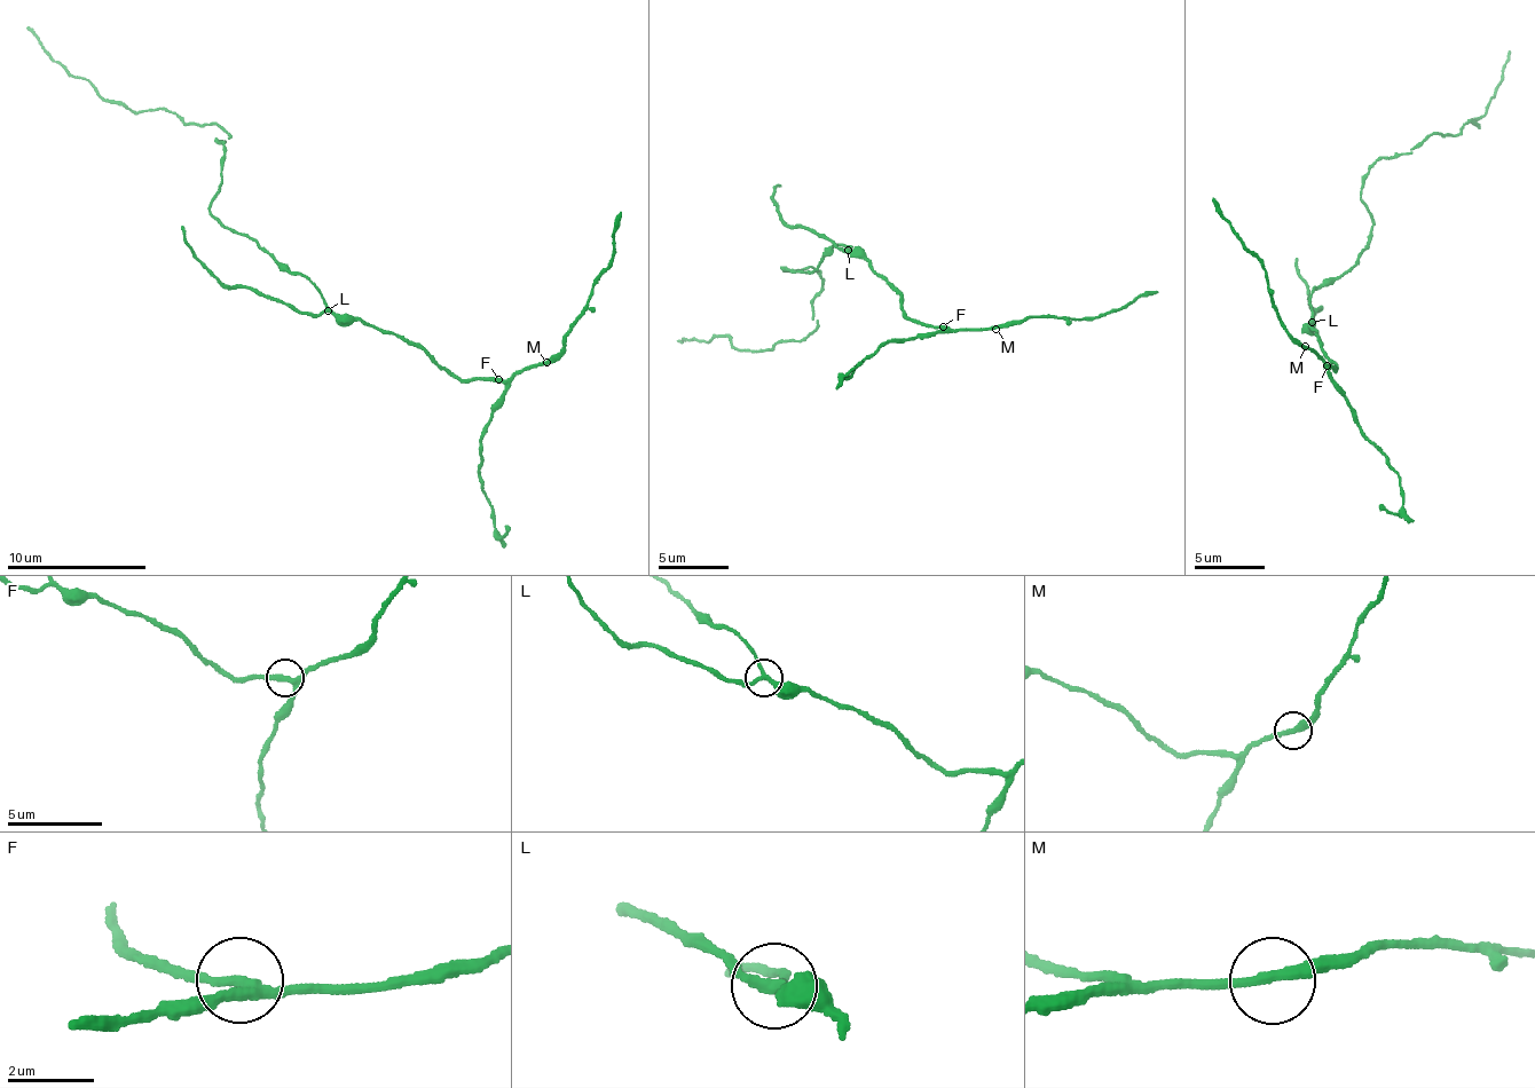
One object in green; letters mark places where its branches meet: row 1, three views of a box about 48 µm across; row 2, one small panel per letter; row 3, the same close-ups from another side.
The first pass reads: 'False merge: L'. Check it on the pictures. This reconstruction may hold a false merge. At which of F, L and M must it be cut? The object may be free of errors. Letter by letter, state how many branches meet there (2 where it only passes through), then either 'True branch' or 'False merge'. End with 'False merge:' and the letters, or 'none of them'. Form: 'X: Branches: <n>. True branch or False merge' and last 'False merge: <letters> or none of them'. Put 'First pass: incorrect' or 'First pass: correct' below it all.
F: Branches: 3. True branch
L: Branches: 3. False merge
M: Branches: 2. True branch
False merge: L
First pass: correct

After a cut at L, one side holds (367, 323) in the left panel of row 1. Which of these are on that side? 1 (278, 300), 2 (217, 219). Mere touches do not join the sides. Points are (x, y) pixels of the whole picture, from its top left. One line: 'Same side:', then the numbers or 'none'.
Same side: 2

